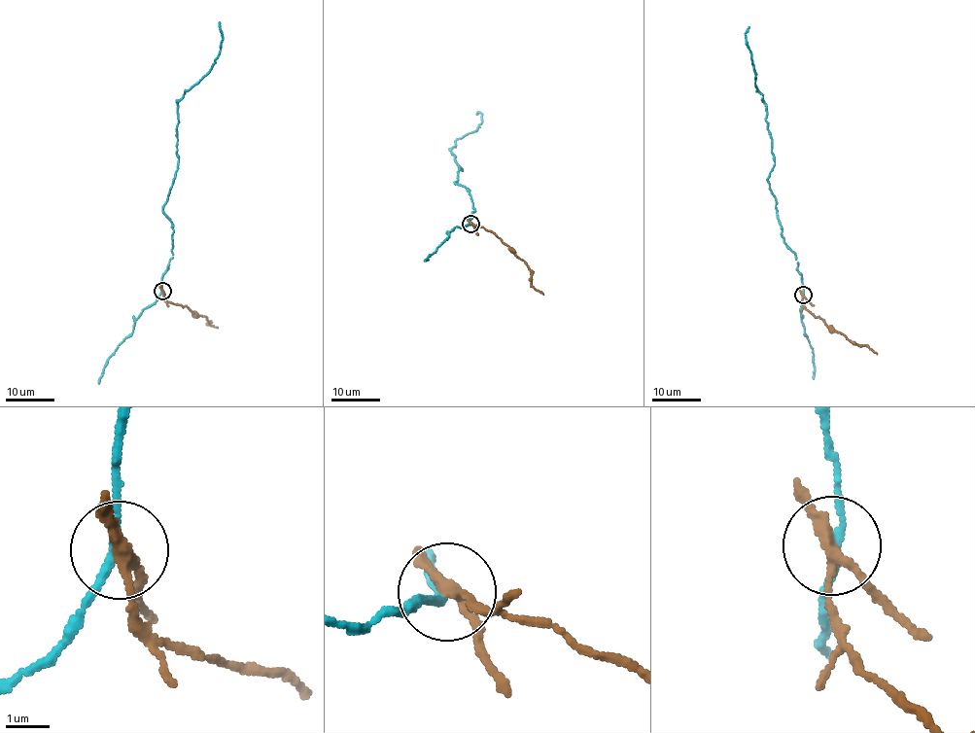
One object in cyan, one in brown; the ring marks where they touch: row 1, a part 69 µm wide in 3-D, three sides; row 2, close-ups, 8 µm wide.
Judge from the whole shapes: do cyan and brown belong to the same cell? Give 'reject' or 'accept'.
reject

